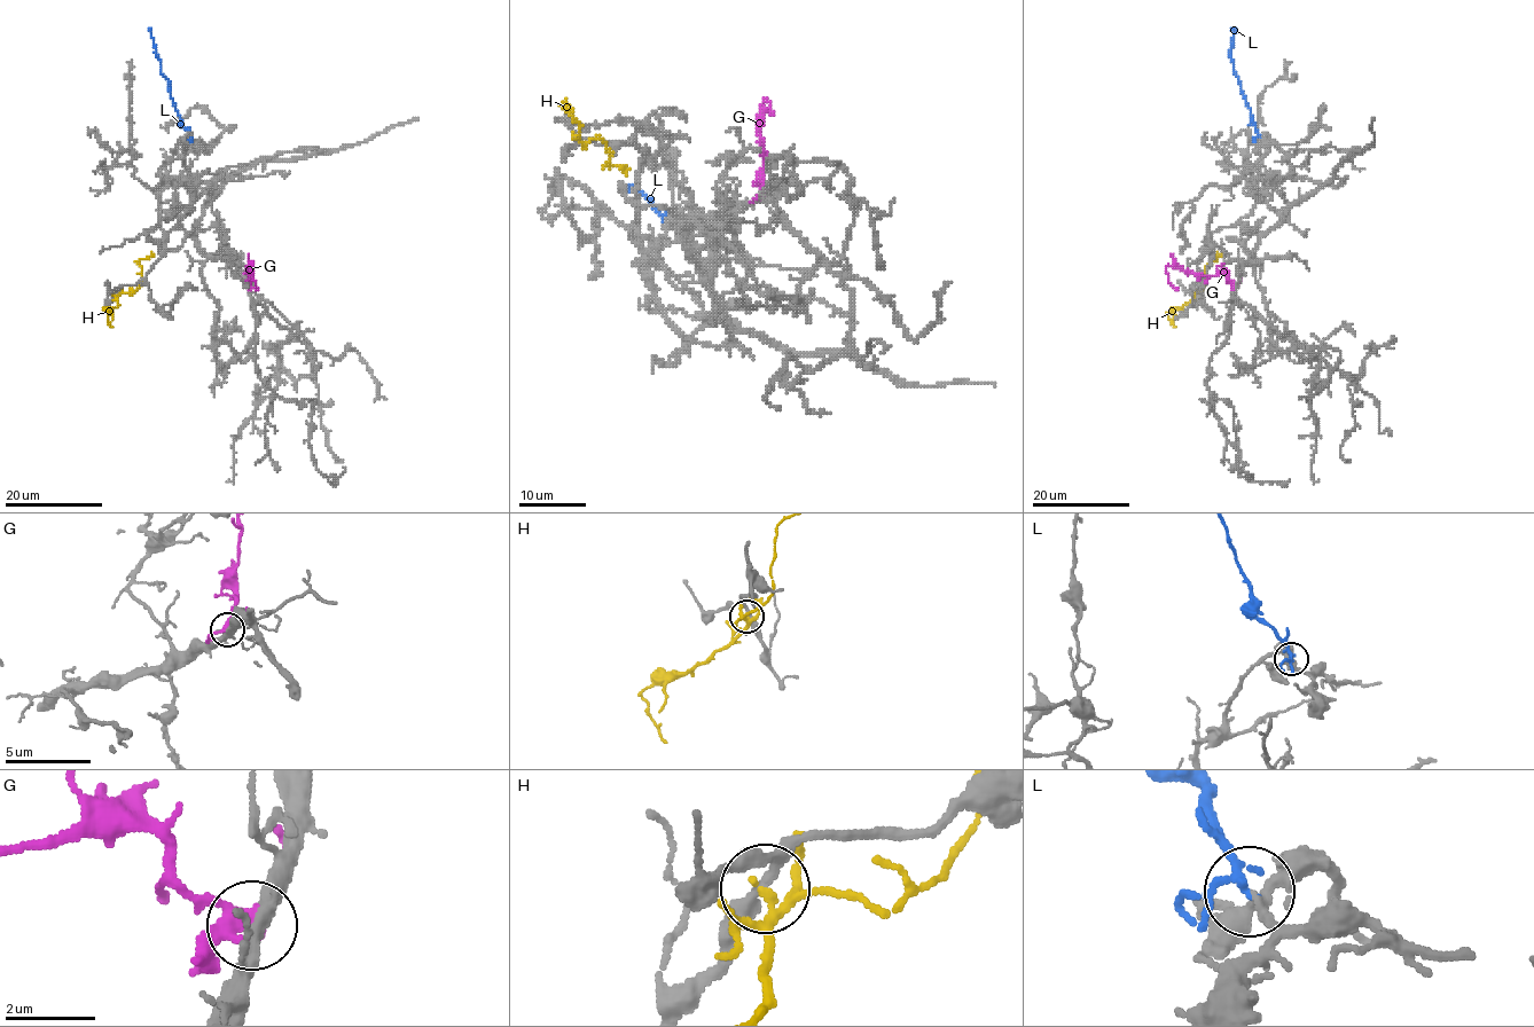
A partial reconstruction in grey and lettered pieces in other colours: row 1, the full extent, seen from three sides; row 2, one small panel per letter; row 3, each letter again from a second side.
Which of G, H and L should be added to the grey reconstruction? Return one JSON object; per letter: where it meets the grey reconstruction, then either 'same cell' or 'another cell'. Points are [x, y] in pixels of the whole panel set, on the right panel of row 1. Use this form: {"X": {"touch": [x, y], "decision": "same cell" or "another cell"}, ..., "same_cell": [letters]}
{"G": {"touch": [1237, 284], "decision": "another cell"}, "H": {"touch": [1197, 291], "decision": "another cell"}, "L": {"touch": [1260, 138], "decision": "same cell"}, "same_cell": ["L"]}

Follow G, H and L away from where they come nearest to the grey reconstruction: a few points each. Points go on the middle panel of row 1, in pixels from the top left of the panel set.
G: (759, 196), (764, 156), (760, 124), (764, 99), (773, 114)
H: (579, 141), (595, 138), (603, 141), (613, 153), (607, 164), (625, 164), (629, 169)
L: (682, 228), (660, 214), (636, 188), (623, 194)

